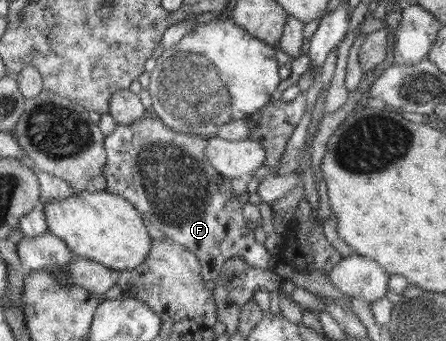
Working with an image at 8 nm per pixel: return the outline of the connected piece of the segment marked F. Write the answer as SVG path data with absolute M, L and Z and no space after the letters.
M147 115L132 124L117 124L110 136L104 139L107 163L104 167L106 186L104 191L122 196L137 209L155 234L172 239L173 242L192 252L201 265L201 275L205 281L214 280L226 263L233 257L241 257L252 268L271 271L268 266L271 255L256 242L254 232L250 232L247 219L243 216L243 205L235 195L231 180L222 176L205 159L207 136L192 136L168 128L160 119Z

